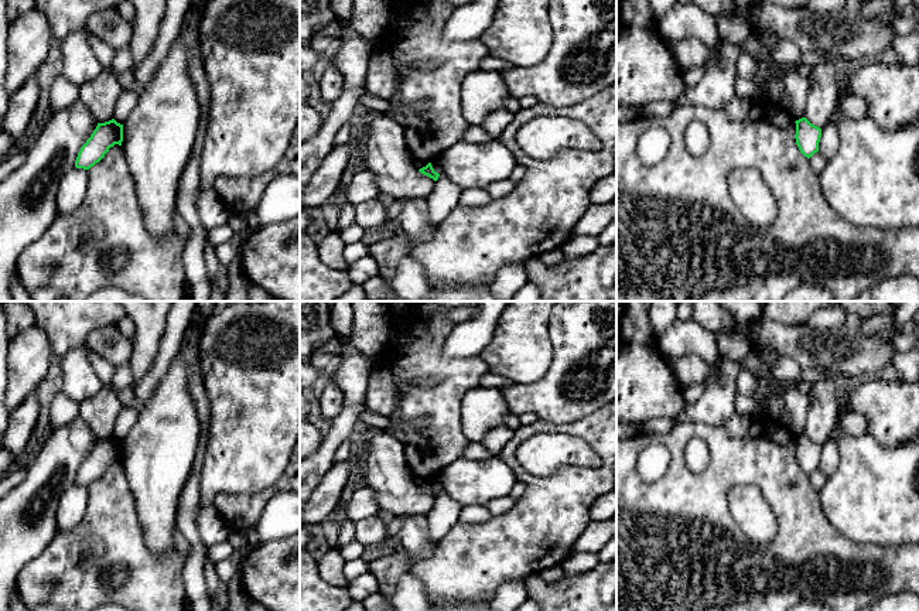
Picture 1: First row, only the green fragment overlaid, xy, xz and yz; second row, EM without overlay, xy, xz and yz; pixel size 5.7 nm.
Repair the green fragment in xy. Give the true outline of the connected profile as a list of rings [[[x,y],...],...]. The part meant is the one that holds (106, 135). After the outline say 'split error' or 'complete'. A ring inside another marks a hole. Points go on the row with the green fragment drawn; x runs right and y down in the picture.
[[[115,119],[98,123],[90,137],[81,147],[75,167],[89,170],[105,157],[110,147],[115,144],[122,146],[122,141],[123,124],[117,123]]] | complete

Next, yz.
[[[802,117],[796,123],[796,144],[800,153],[810,158],[814,153],[819,151],[819,141],[821,137],[821,129],[812,124],[806,117]]] | complete

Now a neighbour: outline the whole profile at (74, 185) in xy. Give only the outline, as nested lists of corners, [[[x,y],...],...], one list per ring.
[[[74,168],[59,182],[57,208],[59,214],[74,212],[83,201],[88,191],[89,170]]]

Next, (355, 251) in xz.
[[[361,240],[353,243],[345,243],[345,260],[348,264],[352,264],[366,256],[369,256],[369,248]]]

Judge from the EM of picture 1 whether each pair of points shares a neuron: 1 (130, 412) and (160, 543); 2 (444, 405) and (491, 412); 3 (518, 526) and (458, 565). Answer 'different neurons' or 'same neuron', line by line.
1: different neurons
2: different neurons
3: same neuron

